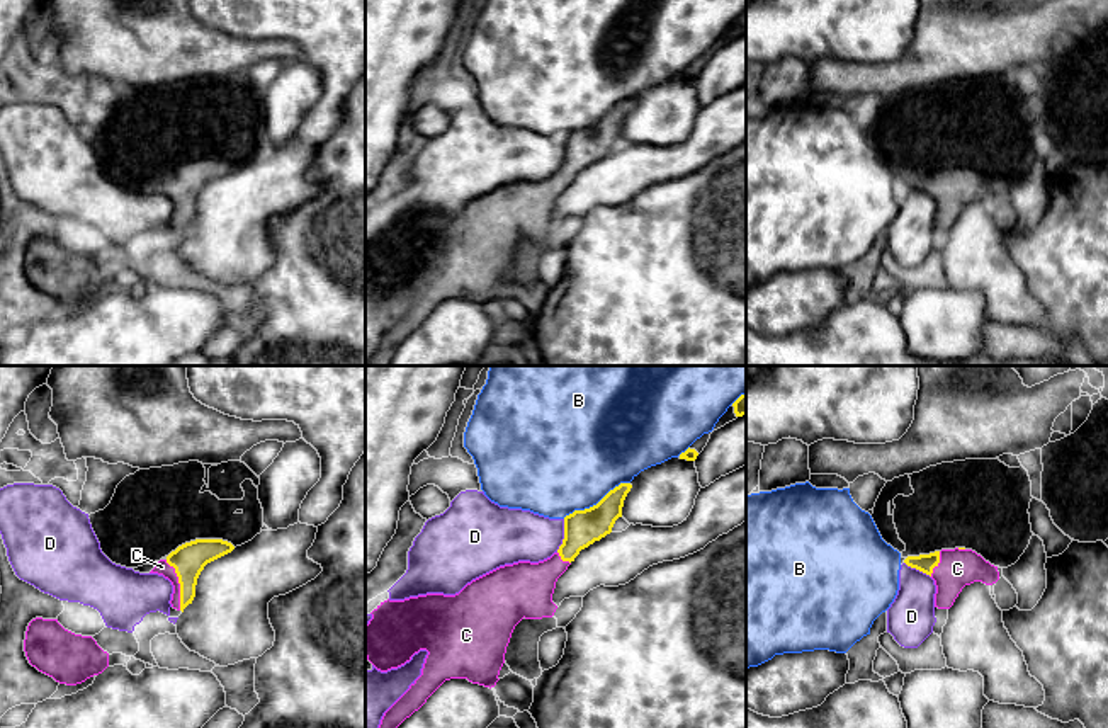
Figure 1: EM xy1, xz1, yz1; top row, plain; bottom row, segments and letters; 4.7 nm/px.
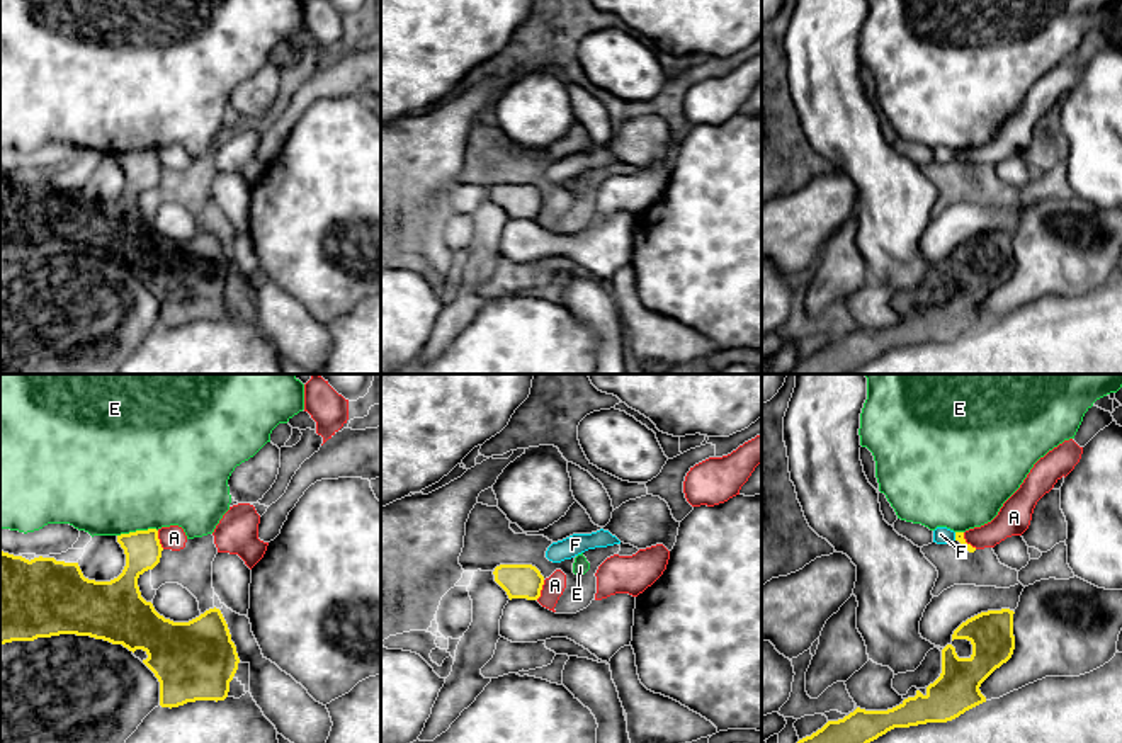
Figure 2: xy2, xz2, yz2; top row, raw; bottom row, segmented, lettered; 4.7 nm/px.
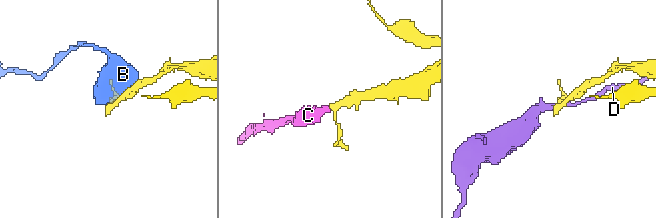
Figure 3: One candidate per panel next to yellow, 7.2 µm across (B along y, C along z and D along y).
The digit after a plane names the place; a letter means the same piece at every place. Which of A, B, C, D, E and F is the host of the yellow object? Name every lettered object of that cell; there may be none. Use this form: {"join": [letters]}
{"join": ["C"]}

